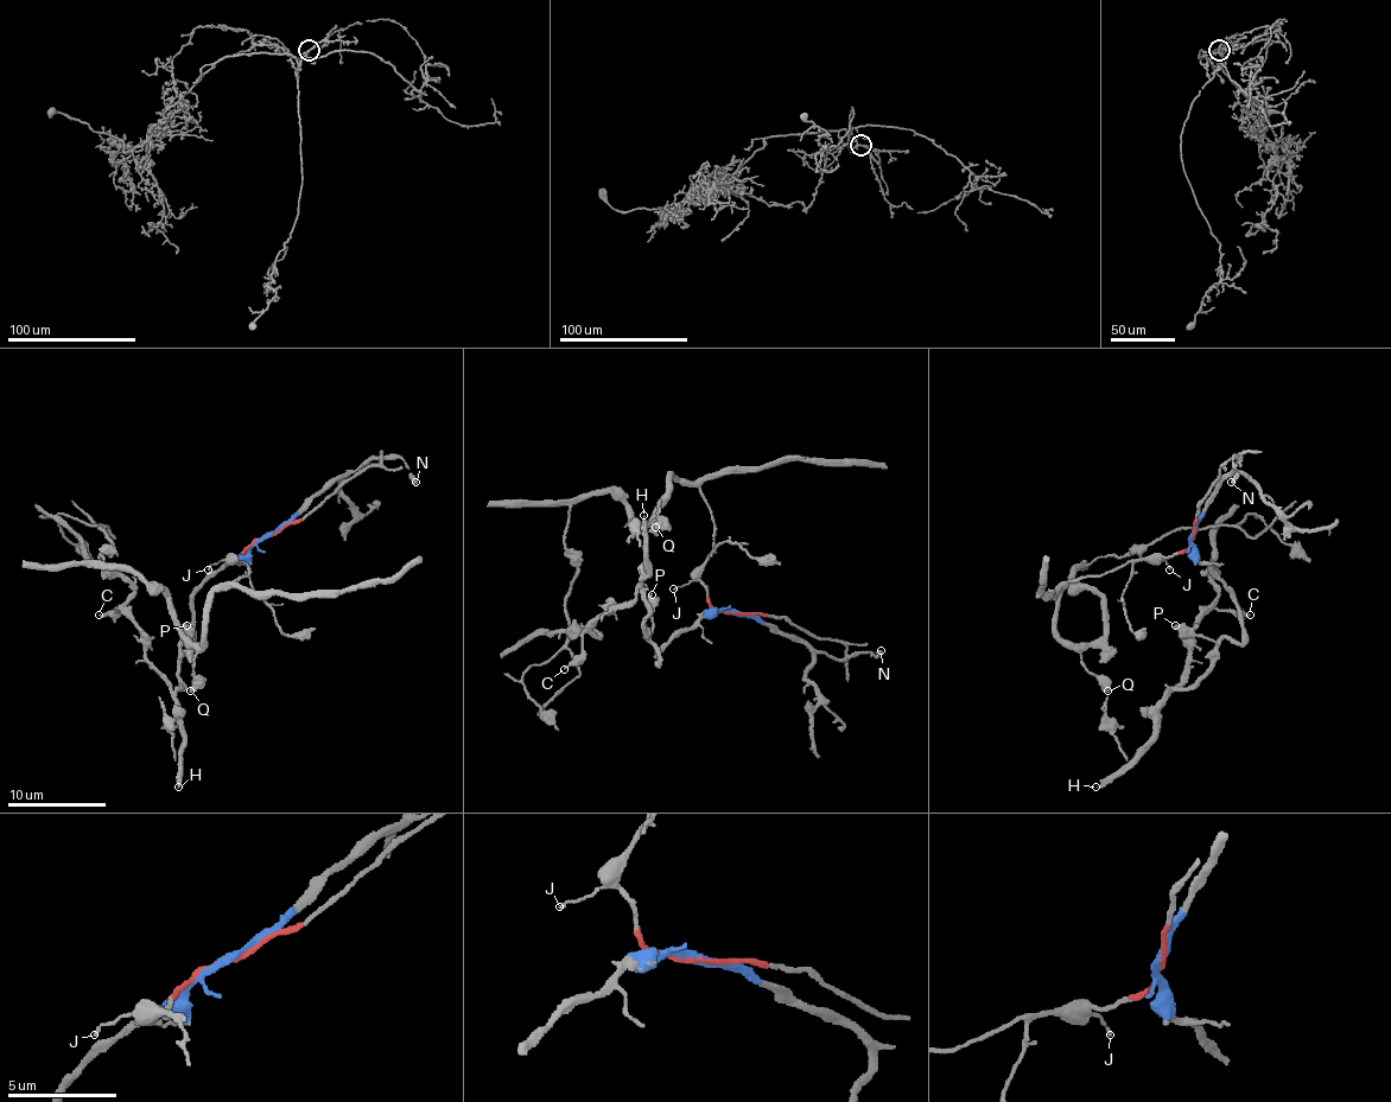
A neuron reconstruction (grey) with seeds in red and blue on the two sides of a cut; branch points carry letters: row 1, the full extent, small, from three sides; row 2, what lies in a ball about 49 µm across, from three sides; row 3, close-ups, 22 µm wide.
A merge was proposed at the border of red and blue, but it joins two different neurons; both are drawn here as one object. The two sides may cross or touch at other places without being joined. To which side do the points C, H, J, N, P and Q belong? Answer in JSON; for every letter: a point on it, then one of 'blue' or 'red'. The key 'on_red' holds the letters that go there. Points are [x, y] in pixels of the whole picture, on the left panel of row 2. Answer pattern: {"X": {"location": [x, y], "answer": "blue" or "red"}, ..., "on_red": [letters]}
{"C": {"location": [99, 615], "answer": "blue"}, "H": {"location": [178, 787], "answer": "blue"}, "J": {"location": [208, 569], "answer": "red"}, "N": {"location": [415, 482], "answer": "blue"}, "P": {"location": [186, 625], "answer": "blue"}, "Q": {"location": [190, 690], "answer": "red"}, "on_red": ["J", "Q"]}

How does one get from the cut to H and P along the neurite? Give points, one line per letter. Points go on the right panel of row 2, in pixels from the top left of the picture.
H: (1194, 534), (1192, 552), (1233, 593), (1243, 639), (1225, 637), (1194, 683), (1174, 688), (1155, 738), (1096, 787)
P: (1194, 534), (1192, 552), (1233, 593), (1243, 639), (1231, 642), (1223, 637), (1213, 642), (1183, 635), (1174, 625)

